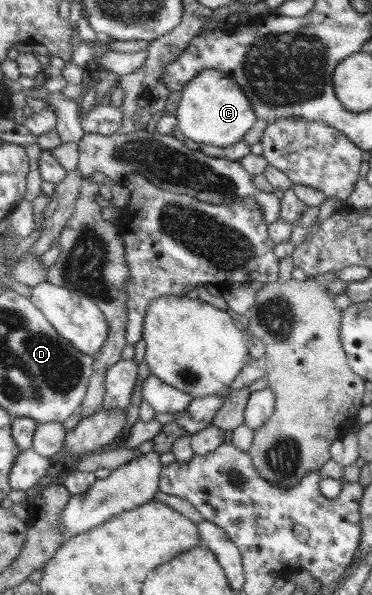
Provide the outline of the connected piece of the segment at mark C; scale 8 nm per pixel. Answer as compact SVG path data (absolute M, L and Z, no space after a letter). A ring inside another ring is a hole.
M216 69L201 71L195 79L189 80L181 89L178 130L197 144L227 147L239 143L251 129L257 116L241 88L231 76L217 72Z

